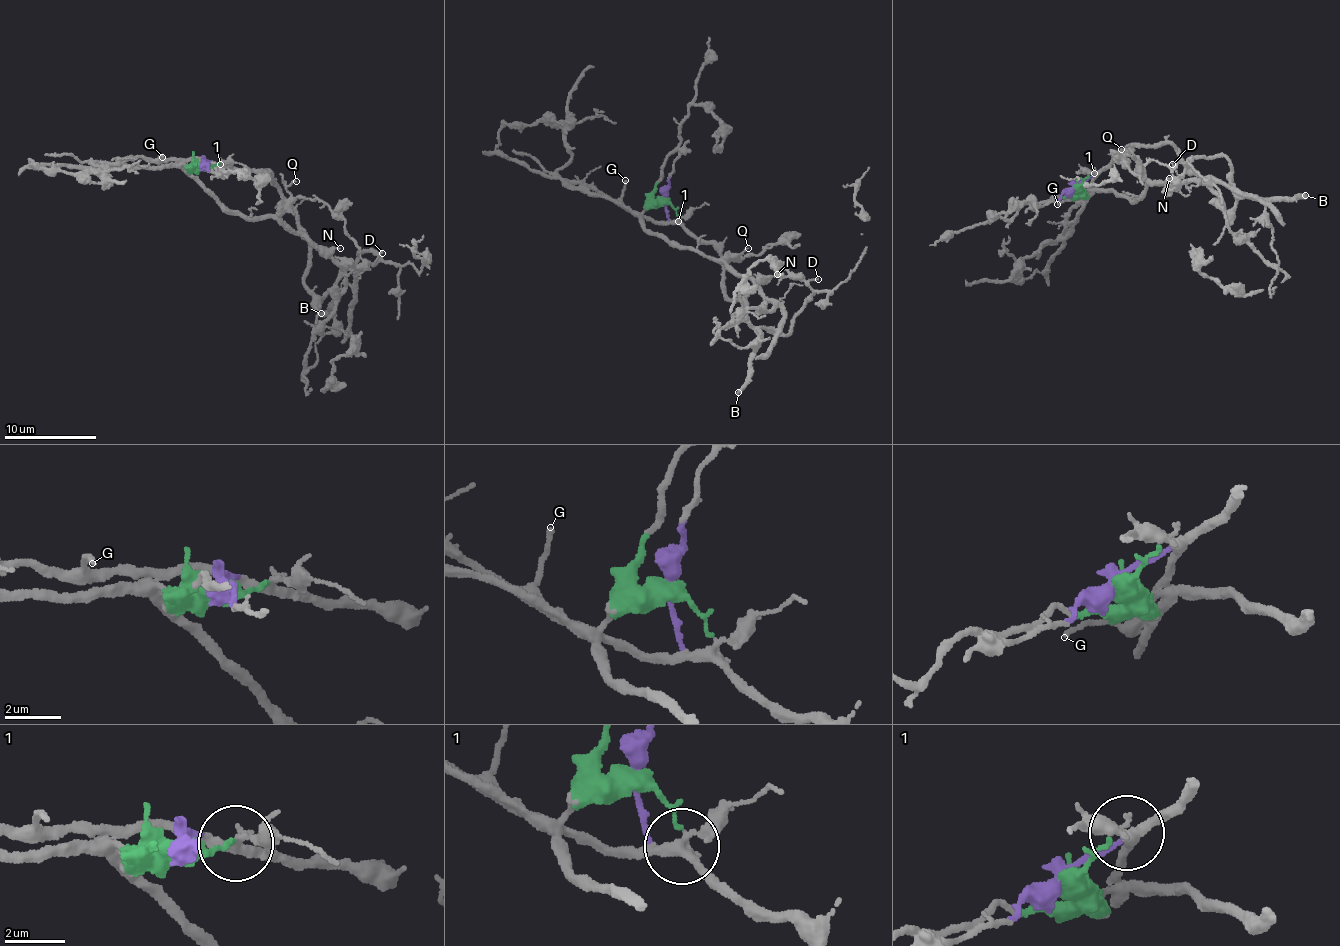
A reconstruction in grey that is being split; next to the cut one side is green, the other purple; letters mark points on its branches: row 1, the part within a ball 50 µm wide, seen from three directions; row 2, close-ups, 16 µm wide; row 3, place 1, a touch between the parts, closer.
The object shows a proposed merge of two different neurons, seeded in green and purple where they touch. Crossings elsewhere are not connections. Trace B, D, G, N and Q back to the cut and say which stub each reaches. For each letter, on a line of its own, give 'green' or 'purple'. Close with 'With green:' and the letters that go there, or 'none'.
B: purple
D: purple
G: purple
N: green
Q: green
With green: N, Q

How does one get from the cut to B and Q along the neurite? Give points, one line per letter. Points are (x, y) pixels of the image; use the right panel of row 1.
B: (1074, 188), (1125, 148), (1168, 144), (1180, 152), (1184, 167), (1212, 191), (1227, 211), (1239, 199), (1305, 195)
Q: (1074, 188), (1078, 193), (1104, 189), (1133, 201), (1145, 182), (1141, 162), (1121, 148)

